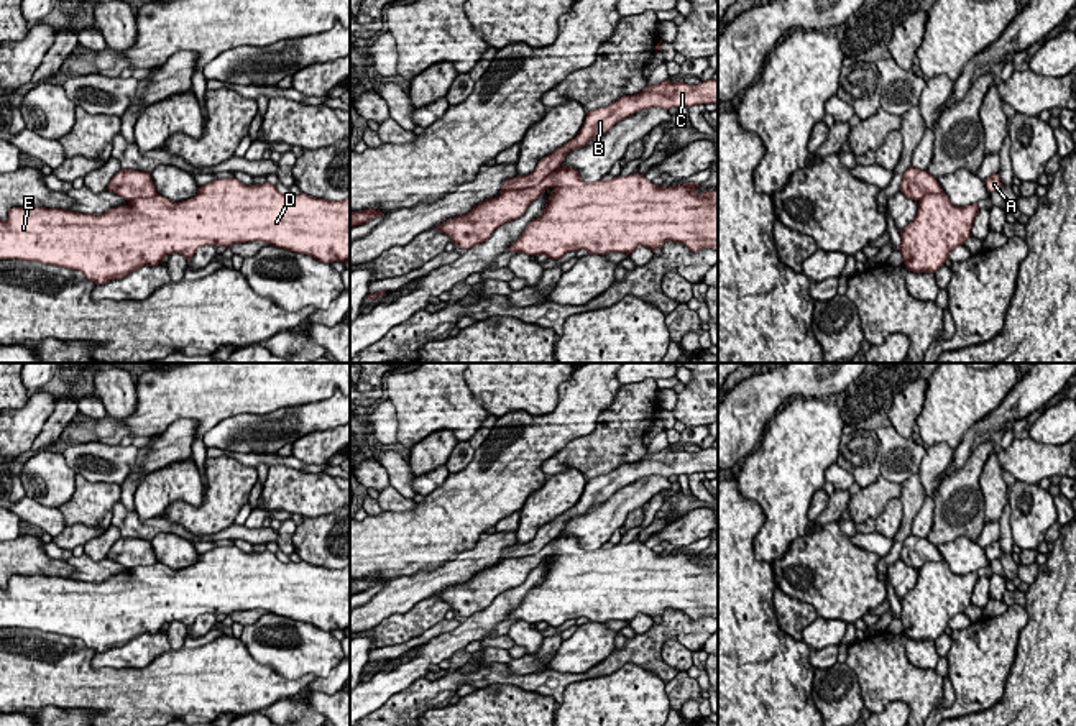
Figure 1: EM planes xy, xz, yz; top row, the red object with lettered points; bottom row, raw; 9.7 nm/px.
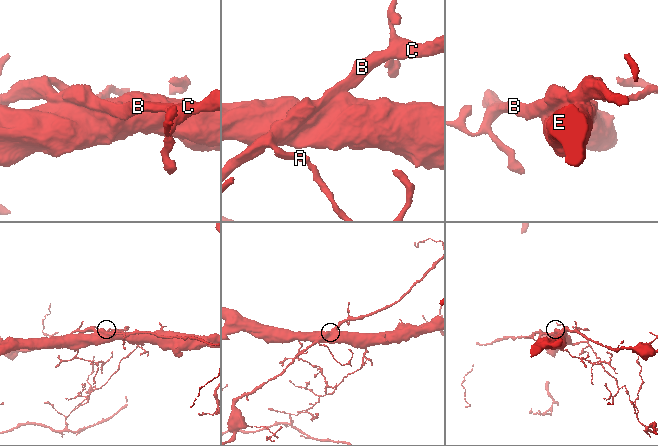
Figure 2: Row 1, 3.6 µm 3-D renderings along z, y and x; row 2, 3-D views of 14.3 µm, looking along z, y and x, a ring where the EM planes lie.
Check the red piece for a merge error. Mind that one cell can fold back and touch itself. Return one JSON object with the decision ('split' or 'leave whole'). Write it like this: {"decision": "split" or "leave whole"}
{"decision": "split"}

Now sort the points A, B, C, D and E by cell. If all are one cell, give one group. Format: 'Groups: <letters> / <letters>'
Groups: A B C / D E

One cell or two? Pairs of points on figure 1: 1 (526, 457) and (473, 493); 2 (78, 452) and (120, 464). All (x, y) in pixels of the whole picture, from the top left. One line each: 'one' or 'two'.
1: one
2: one

